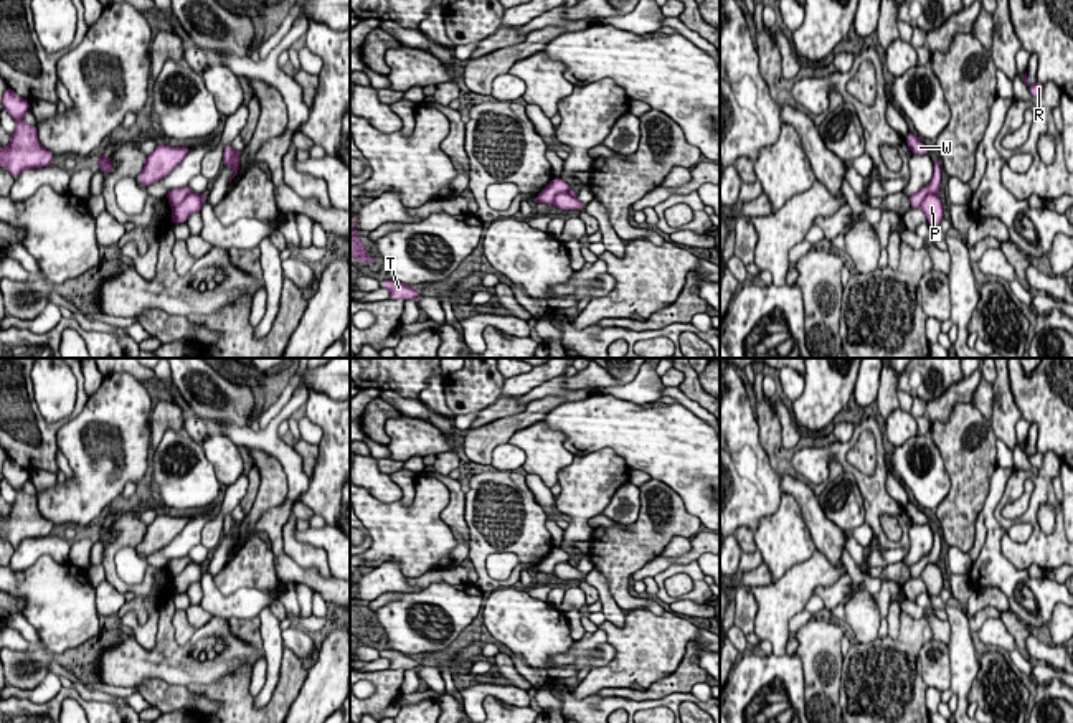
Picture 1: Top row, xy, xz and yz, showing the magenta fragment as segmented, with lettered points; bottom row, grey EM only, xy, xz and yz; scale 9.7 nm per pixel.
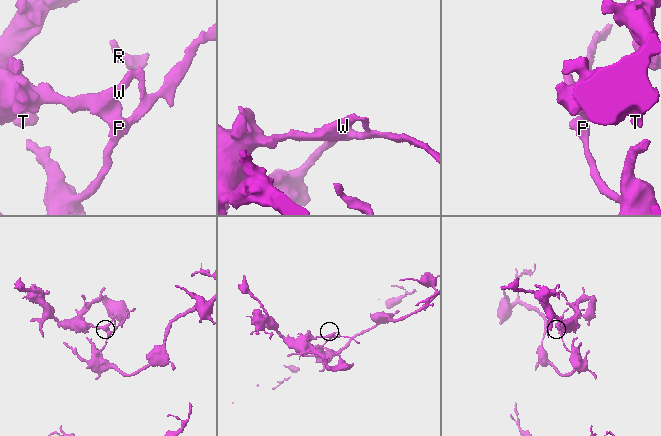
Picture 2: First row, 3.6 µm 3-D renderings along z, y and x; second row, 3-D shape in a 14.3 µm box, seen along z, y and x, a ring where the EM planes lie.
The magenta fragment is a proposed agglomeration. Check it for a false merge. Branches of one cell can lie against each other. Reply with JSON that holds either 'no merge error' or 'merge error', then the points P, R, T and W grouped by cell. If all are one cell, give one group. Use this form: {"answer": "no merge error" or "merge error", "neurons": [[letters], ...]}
{"answer": "merge error", "neurons": [["P"], ["R", "T", "W"]]}

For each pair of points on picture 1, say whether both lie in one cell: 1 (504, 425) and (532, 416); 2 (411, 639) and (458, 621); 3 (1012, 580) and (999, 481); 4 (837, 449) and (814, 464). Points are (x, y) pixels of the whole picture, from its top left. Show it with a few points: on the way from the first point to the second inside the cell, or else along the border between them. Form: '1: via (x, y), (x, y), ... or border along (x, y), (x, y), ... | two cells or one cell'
1: via (510, 425), (525, 418) | one cell
2: via (403, 618), (403, 609), (410, 601), (436, 600) | one cell
3: via (992, 555), (991, 505) | one cell
4: via (832, 451), (819, 459) | one cell

